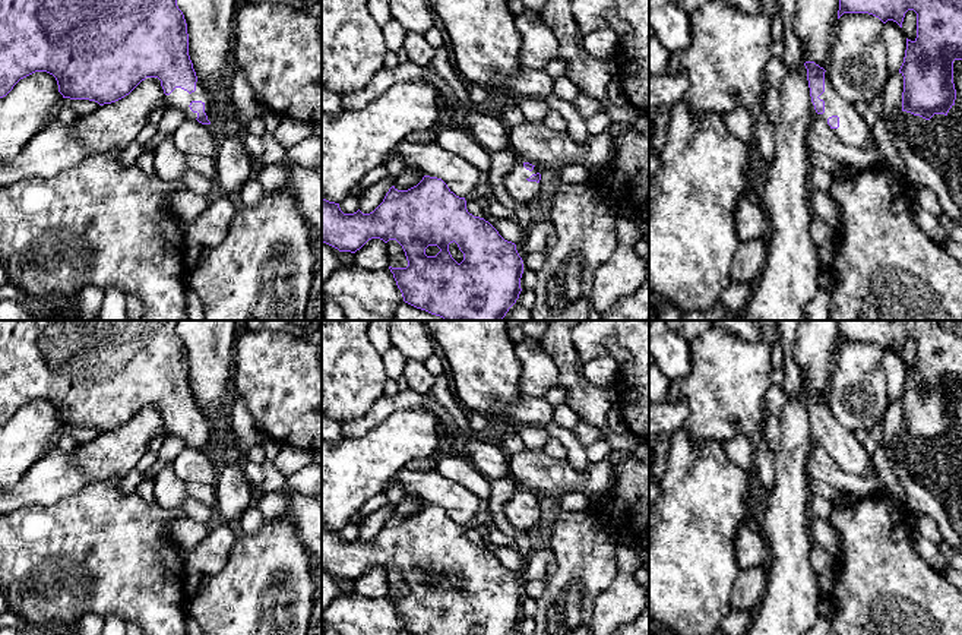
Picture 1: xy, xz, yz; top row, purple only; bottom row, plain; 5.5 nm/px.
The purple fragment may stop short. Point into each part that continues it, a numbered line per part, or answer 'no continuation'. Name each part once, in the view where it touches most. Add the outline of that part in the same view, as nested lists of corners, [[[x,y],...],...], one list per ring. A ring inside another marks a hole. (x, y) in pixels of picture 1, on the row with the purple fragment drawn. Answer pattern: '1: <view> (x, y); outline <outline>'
1: xy (179, 98); outline [[[199,79],[196,82],[196,91],[192,94],[189,94],[181,88],[175,88],[170,95],[165,95],[167,107],[183,111],[186,119],[189,120],[196,120],[197,113],[193,113],[189,107],[192,101],[202,101],[205,104],[205,113],[208,116],[208,120],[212,121],[211,120],[211,95],[208,94],[206,88]]]

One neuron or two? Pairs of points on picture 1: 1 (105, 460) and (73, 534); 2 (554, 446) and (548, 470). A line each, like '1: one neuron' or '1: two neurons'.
1: two neurons
2: two neurons

